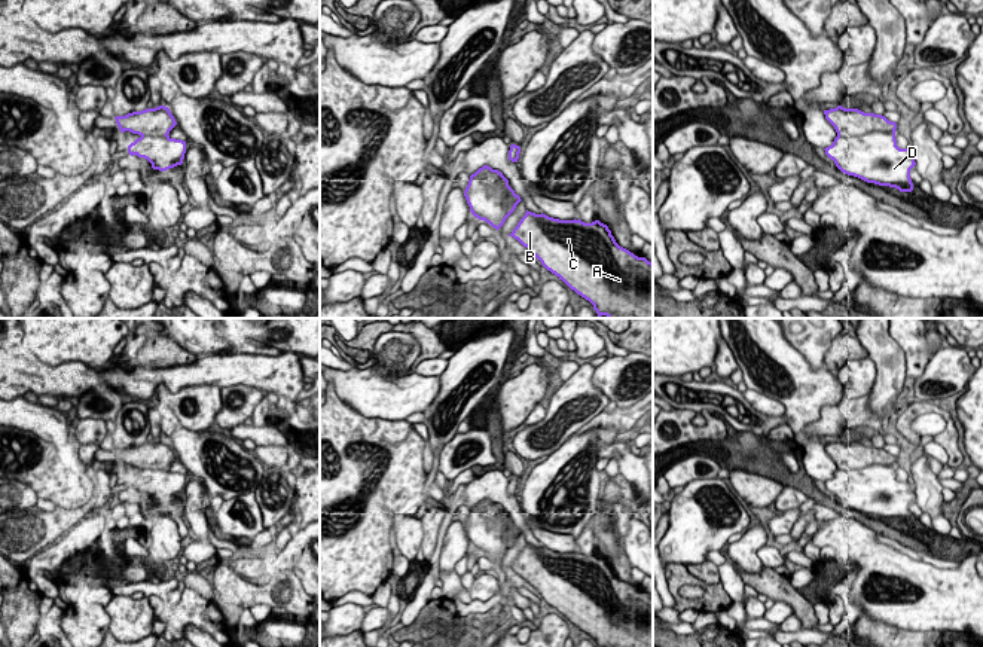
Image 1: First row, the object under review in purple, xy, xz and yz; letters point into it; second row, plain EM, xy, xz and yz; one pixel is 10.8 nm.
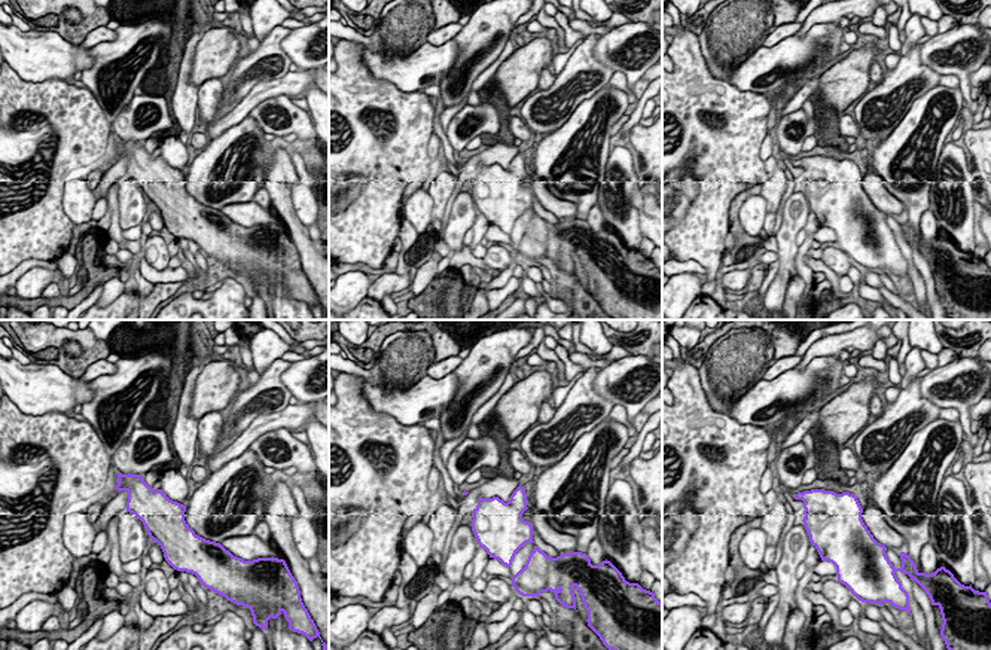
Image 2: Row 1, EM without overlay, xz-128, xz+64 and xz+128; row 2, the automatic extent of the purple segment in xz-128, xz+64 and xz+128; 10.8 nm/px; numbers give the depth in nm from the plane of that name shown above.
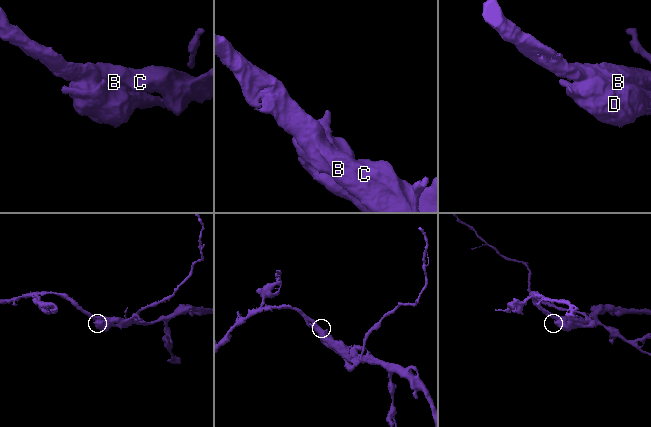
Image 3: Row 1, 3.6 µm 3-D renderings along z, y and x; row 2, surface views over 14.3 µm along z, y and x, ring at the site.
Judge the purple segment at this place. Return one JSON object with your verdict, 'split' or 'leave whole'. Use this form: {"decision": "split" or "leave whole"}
{"decision": "split"}

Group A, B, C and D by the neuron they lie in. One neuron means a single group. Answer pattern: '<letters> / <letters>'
A B C / D

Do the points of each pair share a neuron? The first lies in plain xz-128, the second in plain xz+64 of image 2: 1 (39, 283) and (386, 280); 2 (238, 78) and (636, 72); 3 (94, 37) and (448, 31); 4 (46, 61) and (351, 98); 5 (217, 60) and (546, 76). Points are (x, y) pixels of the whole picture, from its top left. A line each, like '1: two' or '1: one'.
1: two
2: two
3: one
4: two
5: two

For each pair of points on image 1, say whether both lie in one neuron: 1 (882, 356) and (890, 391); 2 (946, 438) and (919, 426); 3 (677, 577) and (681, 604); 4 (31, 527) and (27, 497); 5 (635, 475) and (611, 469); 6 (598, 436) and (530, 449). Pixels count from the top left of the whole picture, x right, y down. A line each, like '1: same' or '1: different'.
1: same
2: different
3: same
4: different
5: different
6: different

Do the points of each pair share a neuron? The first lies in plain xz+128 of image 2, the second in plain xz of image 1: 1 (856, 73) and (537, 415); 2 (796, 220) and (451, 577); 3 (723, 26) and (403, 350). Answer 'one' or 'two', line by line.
1: two
2: two
3: one

